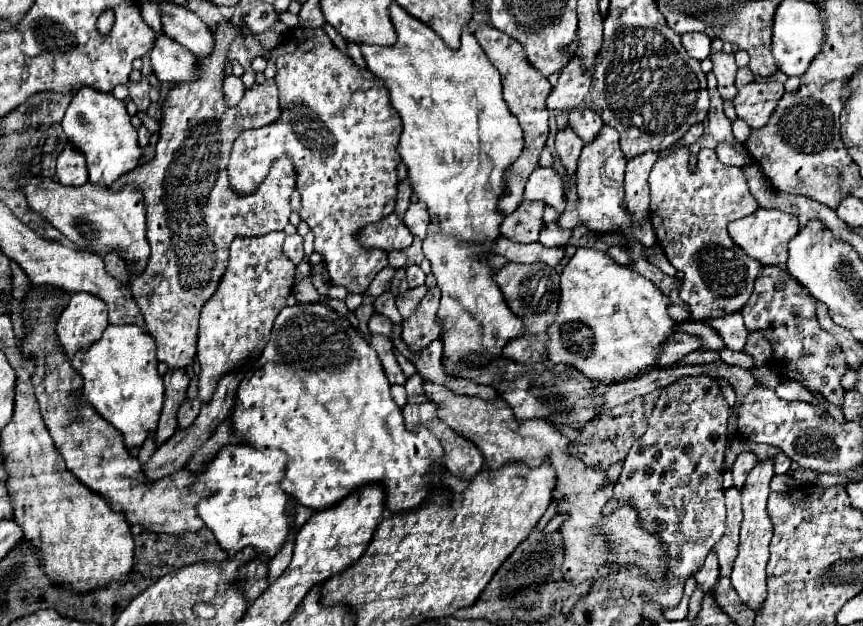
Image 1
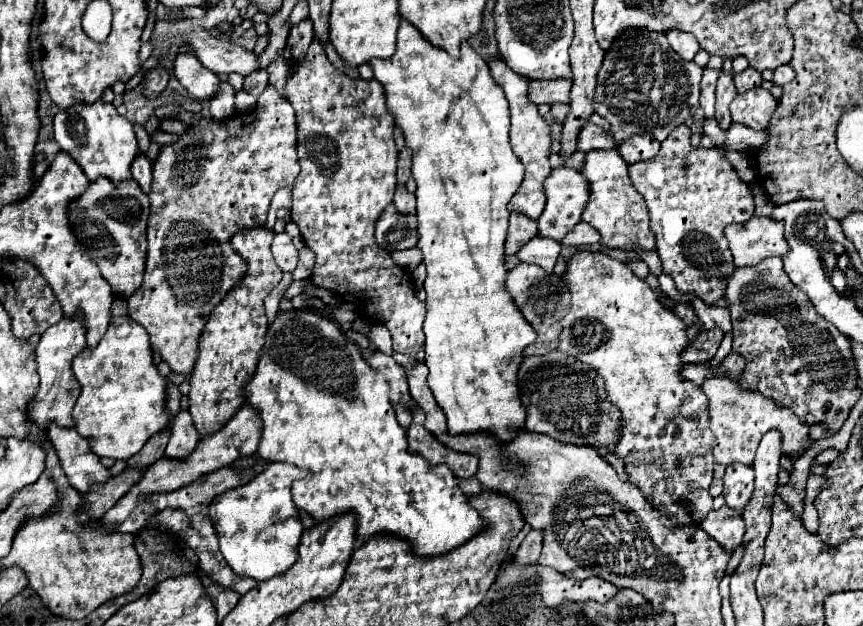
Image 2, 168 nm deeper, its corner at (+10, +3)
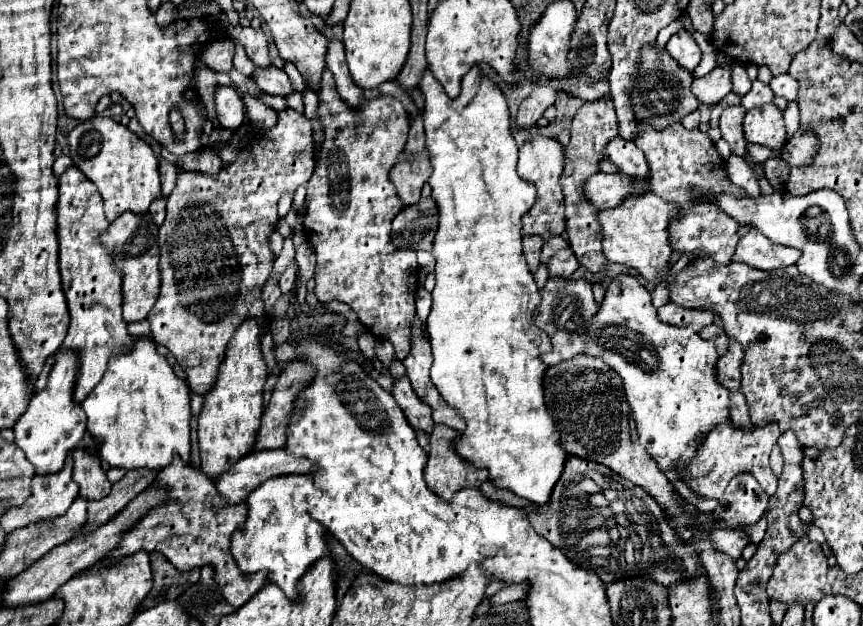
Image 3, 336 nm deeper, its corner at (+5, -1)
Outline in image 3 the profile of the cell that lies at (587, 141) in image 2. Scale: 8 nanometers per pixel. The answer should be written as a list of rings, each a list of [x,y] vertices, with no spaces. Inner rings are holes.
[[[613,137],[605,145],[603,155],[607,161],[615,163],[621,173],[627,173],[631,177],[647,177],[649,175],[643,151],[635,143],[625,141],[623,137]]]

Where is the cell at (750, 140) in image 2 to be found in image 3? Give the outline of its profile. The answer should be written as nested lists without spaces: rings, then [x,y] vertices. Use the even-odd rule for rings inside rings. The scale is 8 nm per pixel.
[[[747,143],[745,145],[745,155],[743,155],[743,159],[749,163],[749,165],[753,165],[753,163],[765,163],[769,157],[779,157],[781,153],[775,153],[773,149],[767,149],[767,147],[763,147],[763,145],[751,145],[751,143]]]

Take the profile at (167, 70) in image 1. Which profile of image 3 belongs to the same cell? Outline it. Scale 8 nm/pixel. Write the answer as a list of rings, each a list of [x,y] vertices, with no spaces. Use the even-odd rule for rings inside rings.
[[[217,85],[213,101],[215,101],[215,111],[217,111],[219,123],[225,129],[235,131],[245,119],[245,105],[243,105],[239,93],[235,91],[235,87]]]

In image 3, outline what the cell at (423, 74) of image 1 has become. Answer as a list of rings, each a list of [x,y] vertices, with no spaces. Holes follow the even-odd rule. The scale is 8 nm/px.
[[[473,65],[471,71],[461,79],[461,93],[451,99],[443,85],[433,77],[431,69],[427,67],[417,89],[423,93],[423,99],[425,99],[425,107],[421,111],[421,119],[423,119],[423,125],[425,125],[425,149],[429,153],[429,161],[431,161],[431,177],[429,177],[429,185],[431,185],[431,197],[437,205],[437,211],[439,211],[439,227],[437,227],[437,233],[435,233],[435,241],[433,241],[433,257],[437,261],[435,265],[435,277],[437,277],[437,283],[435,283],[435,289],[433,289],[433,309],[429,313],[429,319],[427,319],[427,331],[429,331],[429,342],[433,347],[433,367],[431,367],[431,381],[433,385],[437,387],[437,391],[441,393],[441,397],[447,401],[447,405],[451,405],[467,423],[465,431],[461,433],[461,437],[457,439],[455,443],[455,451],[459,457],[463,457],[465,461],[473,463],[475,467],[481,467],[481,469],[487,469],[489,471],[489,479],[497,485],[497,487],[503,487],[503,489],[509,489],[513,491],[515,495],[523,497],[523,499],[529,499],[537,505],[543,505],[549,501],[549,495],[551,495],[551,489],[553,485],[557,483],[561,471],[563,471],[563,461],[567,459],[567,451],[559,445],[559,433],[553,425],[553,417],[549,415],[547,407],[545,407],[545,399],[543,399],[543,385],[541,385],[541,379],[543,379],[543,373],[547,369],[547,365],[539,359],[541,353],[549,351],[551,349],[551,341],[549,337],[533,323],[533,311],[539,303],[539,289],[533,281],[533,275],[531,271],[527,269],[527,263],[525,263],[525,257],[523,257],[523,249],[521,249],[521,217],[523,213],[527,213],[531,209],[531,205],[535,203],[535,185],[531,185],[529,181],[523,181],[523,177],[517,175],[515,171],[515,165],[517,165],[517,141],[513,139],[513,133],[511,133],[511,115],[509,115],[509,109],[507,109],[507,99],[503,95],[503,91],[491,81],[489,75],[485,75],[479,65]]]

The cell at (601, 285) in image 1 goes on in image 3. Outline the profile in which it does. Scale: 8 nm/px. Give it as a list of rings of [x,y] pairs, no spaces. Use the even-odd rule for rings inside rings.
[[[621,273],[609,283],[605,297],[595,317],[591,317],[591,325],[585,333],[585,355],[603,359],[615,373],[619,373],[627,403],[631,407],[631,417],[635,419],[639,441],[659,463],[659,469],[673,481],[673,467],[679,459],[679,453],[687,449],[697,437],[705,437],[717,423],[729,419],[729,391],[715,379],[715,361],[719,357],[715,345],[701,339],[693,329],[663,323],[651,303],[651,293],[629,273]]]

